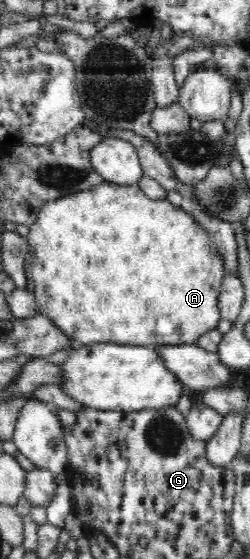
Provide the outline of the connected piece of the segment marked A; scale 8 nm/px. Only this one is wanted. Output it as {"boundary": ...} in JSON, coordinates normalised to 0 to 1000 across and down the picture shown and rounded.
{"boundary":[[[416,326],[376,338],[192,361],[168,369],[144,397],[116,403],[104,429],[120,442],[120,490],[128,490],[132,524],[156,560],[196,569],[224,587],[240,589],[280,608],[292,608],[300,621],[384,615],[384,612],[560,619],[780,615],[808,597],[864,589],[872,576],[880,576],[872,530],[900,496],[900,478],[888,458],[864,444],[864,435],[768,385],[728,377],[720,370],[688,367],[664,356],[612,358],[592,354],[548,331],[476,333]]]}

